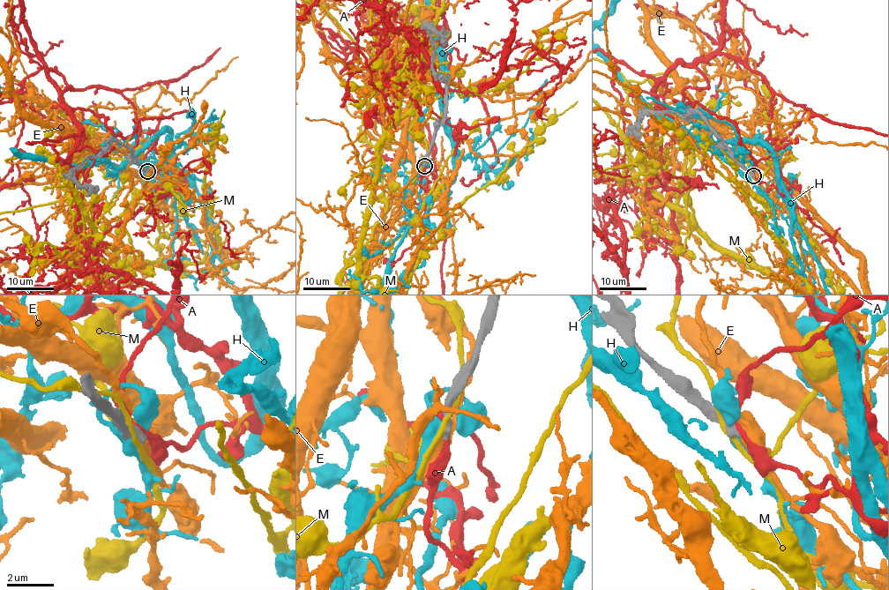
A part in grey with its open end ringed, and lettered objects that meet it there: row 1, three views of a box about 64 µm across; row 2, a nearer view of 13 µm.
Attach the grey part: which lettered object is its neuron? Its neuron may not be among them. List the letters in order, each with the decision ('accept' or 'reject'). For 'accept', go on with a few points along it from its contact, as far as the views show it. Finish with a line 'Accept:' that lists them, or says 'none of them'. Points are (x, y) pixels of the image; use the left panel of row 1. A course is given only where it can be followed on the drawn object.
A: reject
E: reject
H: reject
M: reject
Accept: none of them

